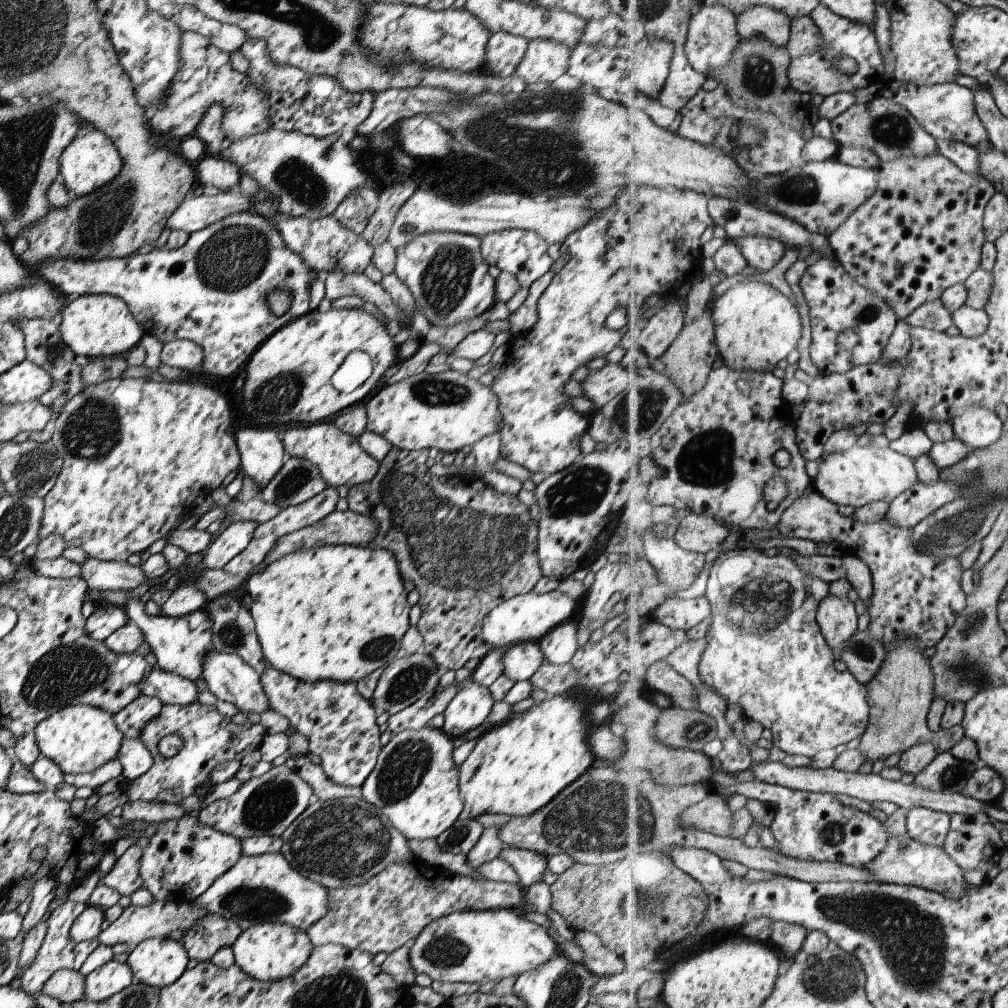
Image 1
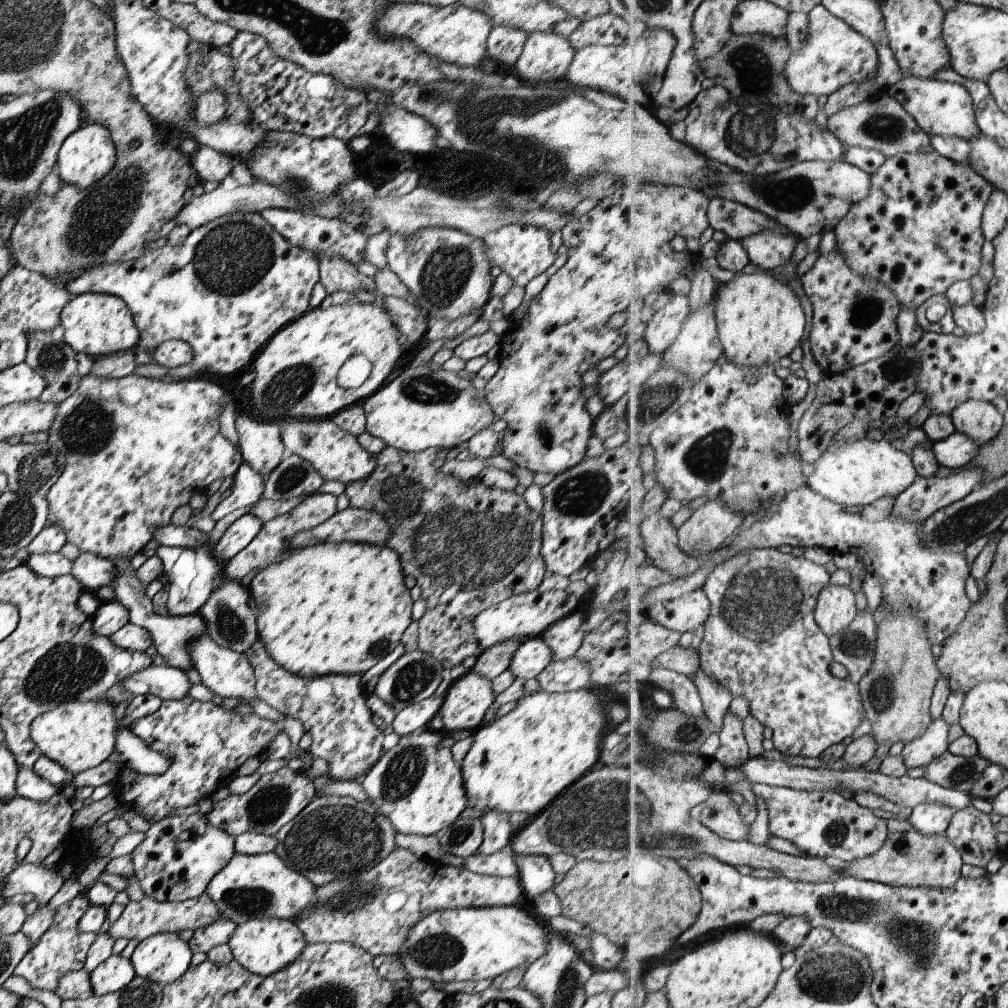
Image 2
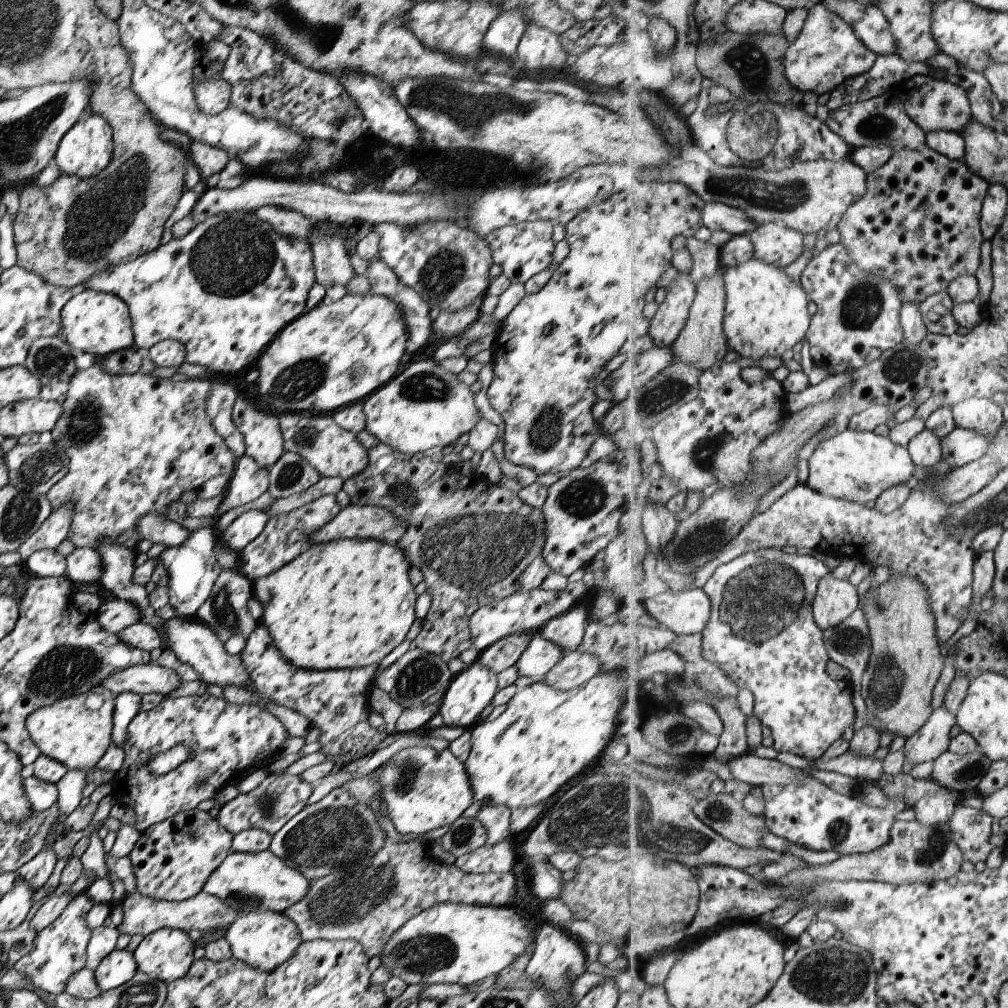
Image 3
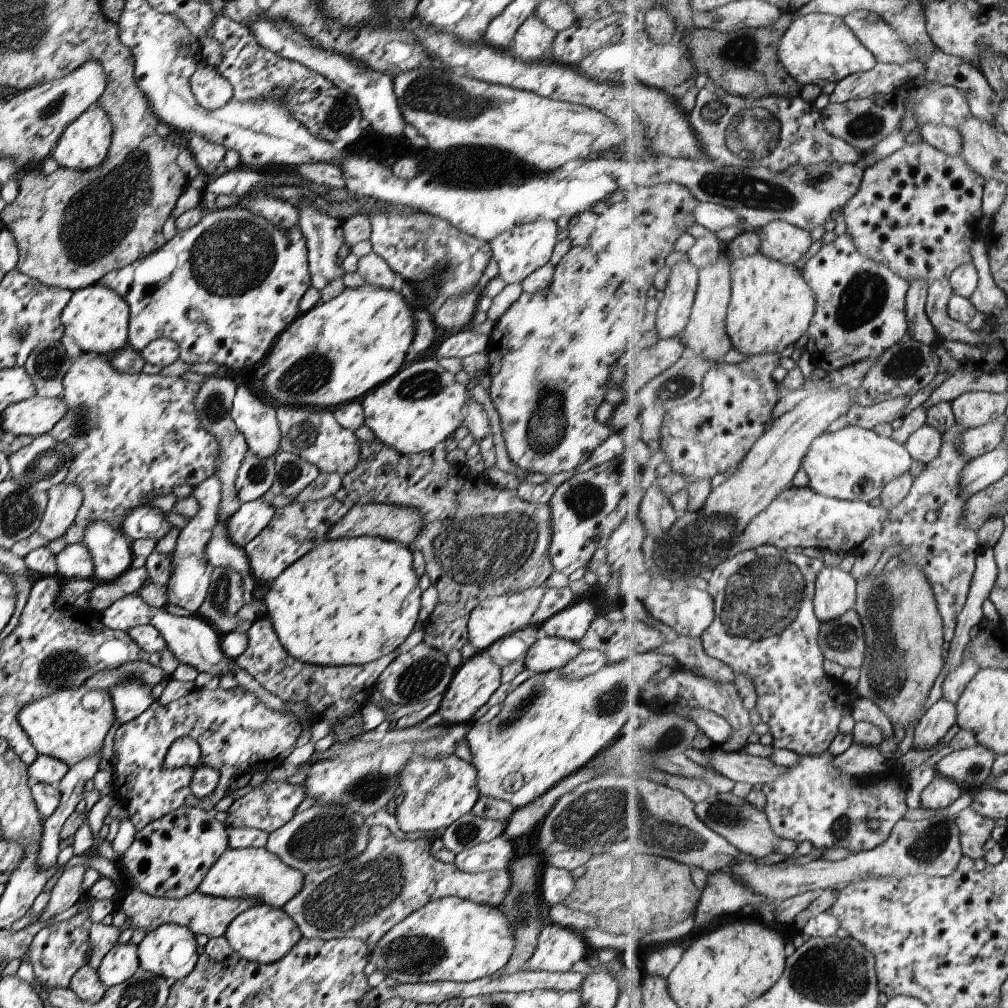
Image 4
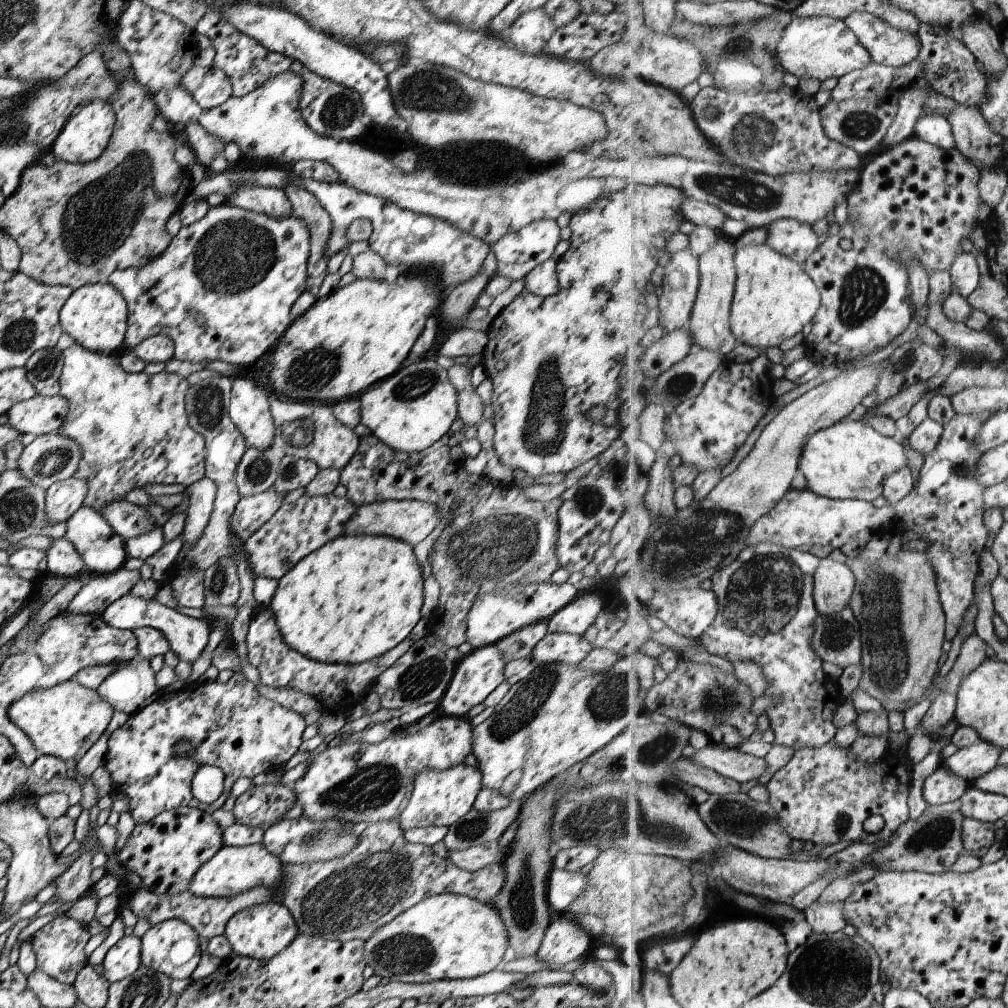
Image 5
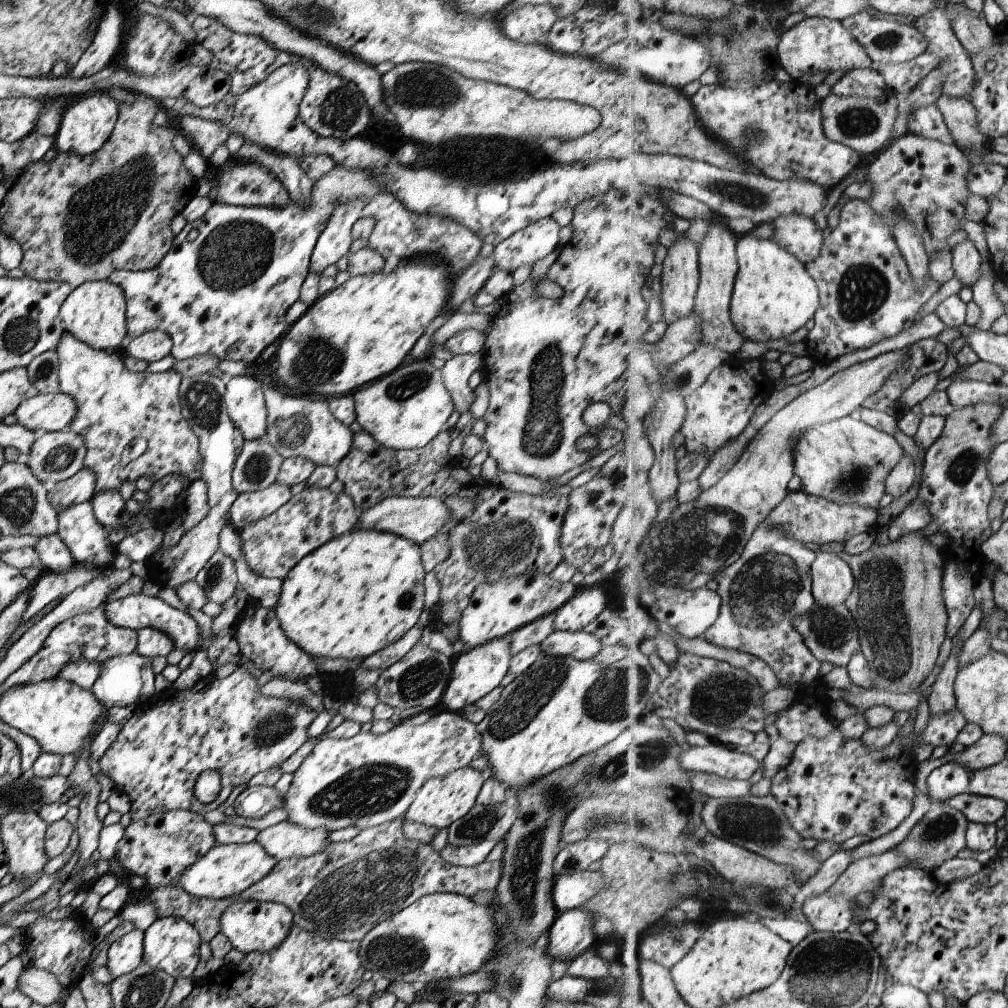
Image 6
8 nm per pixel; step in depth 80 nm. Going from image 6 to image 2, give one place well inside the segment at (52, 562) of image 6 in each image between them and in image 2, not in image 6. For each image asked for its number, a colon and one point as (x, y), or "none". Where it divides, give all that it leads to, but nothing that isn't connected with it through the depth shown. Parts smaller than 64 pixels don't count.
2: (92, 572)
3: (83, 565)
4: (74, 562)
5: (62, 560)

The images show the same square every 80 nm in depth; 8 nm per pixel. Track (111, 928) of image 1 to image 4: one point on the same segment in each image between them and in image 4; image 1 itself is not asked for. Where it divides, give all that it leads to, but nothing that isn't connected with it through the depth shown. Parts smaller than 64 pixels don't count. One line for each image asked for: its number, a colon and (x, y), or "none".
2: (138, 920)
3: (142, 915)
4: (201, 914)

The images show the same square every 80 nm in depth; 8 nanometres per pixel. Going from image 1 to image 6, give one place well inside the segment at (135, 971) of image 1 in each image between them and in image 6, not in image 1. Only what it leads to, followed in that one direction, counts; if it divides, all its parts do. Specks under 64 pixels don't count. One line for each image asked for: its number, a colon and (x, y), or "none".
2: (160, 958)
3: (165, 955)
4: (168, 951)
5: (171, 947)
6: (169, 944)

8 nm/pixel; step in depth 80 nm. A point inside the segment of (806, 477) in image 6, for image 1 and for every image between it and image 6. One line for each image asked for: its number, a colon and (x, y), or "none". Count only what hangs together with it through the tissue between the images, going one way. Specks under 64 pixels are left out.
1: (863, 475)
2: (860, 472)
3: (856, 466)
4: (854, 463)
5: (851, 461)

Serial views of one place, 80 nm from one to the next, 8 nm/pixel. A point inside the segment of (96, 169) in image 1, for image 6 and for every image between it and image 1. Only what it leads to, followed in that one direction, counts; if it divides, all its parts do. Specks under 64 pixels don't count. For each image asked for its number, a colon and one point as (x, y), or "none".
2: (86, 155)
3: (85, 149)
4: (83, 144)
5: (85, 134)
6: (84, 126)

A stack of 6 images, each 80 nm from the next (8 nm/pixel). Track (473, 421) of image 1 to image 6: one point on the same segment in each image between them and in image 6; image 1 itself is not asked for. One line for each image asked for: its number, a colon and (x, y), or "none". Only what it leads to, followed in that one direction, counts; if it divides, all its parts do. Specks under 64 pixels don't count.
2: (416, 409)
3: (424, 406)
4: (421, 405)
5: (409, 410)
6: (405, 409)

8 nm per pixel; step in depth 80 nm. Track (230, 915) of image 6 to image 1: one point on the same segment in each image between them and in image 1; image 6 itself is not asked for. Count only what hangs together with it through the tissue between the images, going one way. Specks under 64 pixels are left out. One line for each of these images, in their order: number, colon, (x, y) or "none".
1: (267, 951)
2: (262, 946)
3: (262, 940)
4: (262, 934)
5: (259, 932)

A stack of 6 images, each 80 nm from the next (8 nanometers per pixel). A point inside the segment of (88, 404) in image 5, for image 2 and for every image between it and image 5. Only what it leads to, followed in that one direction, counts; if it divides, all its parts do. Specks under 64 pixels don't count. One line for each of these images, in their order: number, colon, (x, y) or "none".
2: (135, 448)
3: (134, 443)
4: (134, 437)

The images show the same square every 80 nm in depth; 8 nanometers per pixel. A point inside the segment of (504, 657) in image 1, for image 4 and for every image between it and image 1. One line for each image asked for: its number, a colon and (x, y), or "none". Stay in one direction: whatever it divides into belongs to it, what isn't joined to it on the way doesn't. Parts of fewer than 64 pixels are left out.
2: (530, 657)
3: (539, 655)
4: (547, 653)

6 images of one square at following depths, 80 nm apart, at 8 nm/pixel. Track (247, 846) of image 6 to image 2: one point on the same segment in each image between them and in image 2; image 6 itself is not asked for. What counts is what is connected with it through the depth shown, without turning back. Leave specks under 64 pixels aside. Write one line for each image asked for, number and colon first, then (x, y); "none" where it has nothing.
2: (249, 886)
3: (259, 881)
4: (253, 873)
5: (231, 870)

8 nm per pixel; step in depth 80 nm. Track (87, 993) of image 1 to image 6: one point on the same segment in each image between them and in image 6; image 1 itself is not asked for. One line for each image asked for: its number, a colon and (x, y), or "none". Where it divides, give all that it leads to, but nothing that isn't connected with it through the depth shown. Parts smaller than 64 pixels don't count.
2: (115, 972)
3: (118, 966)
4: (120, 963)
5: (123, 958)
6: (125, 953)

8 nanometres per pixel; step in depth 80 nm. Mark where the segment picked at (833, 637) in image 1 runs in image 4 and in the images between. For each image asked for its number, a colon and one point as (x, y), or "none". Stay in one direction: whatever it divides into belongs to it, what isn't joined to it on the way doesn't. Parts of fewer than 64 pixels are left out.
2: (836, 609)
3: (836, 600)
4: (836, 595)

